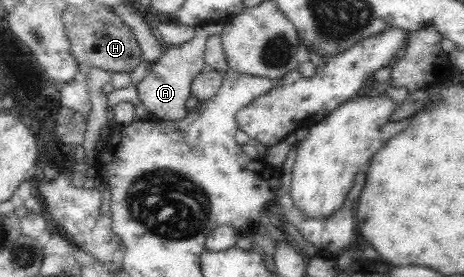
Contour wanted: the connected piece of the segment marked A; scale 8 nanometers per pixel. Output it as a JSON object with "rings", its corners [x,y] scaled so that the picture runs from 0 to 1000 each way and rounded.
{"rings":[[[444,83],[425,94],[418,137],[388,170],[371,170],[349,191],[328,238],[323,264],[297,303],[295,329],[302,365],[334,430],[384,437],[409,397],[401,390],[401,361],[409,350],[409,314],[418,282],[438,253],[442,235],[442,162],[453,126],[476,126],[481,83]]]}

